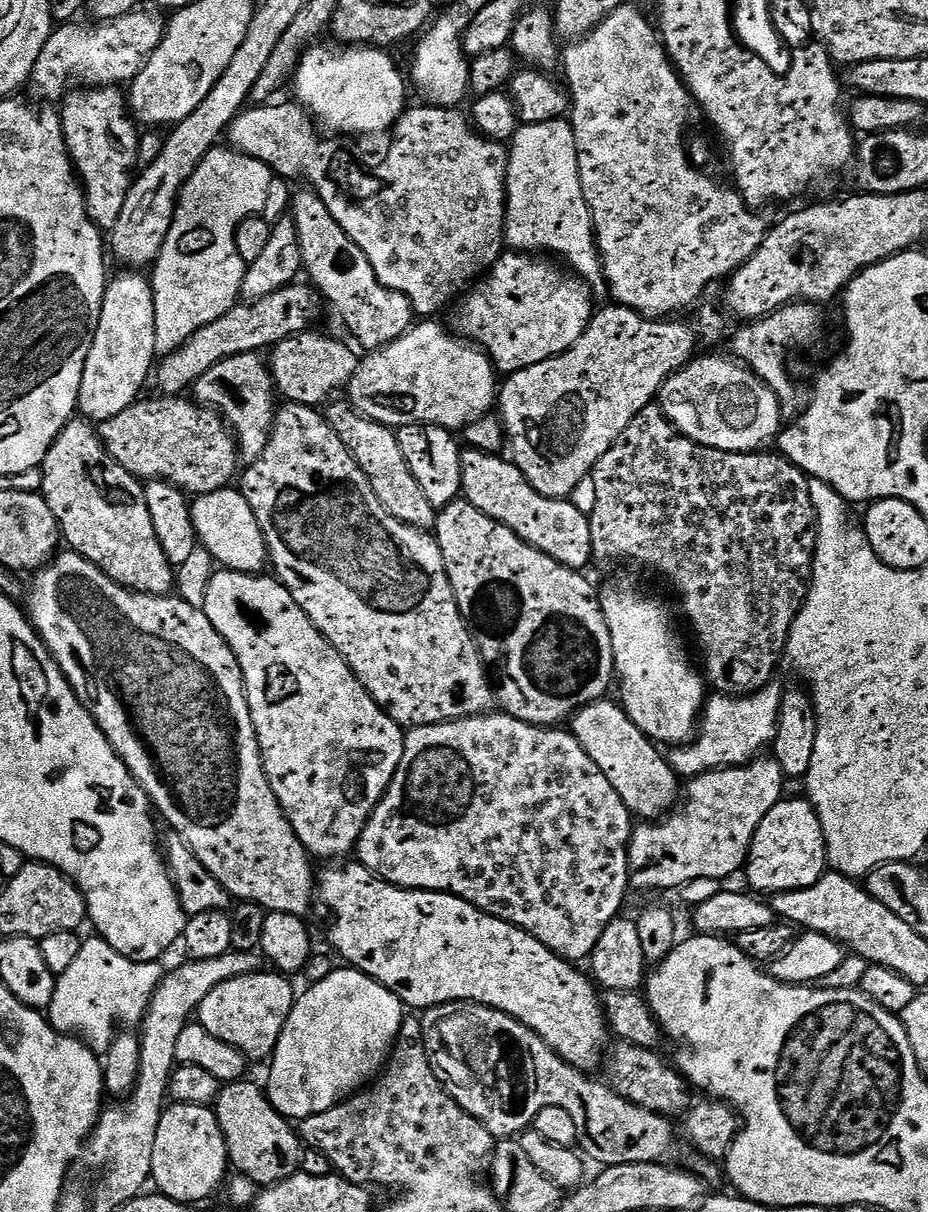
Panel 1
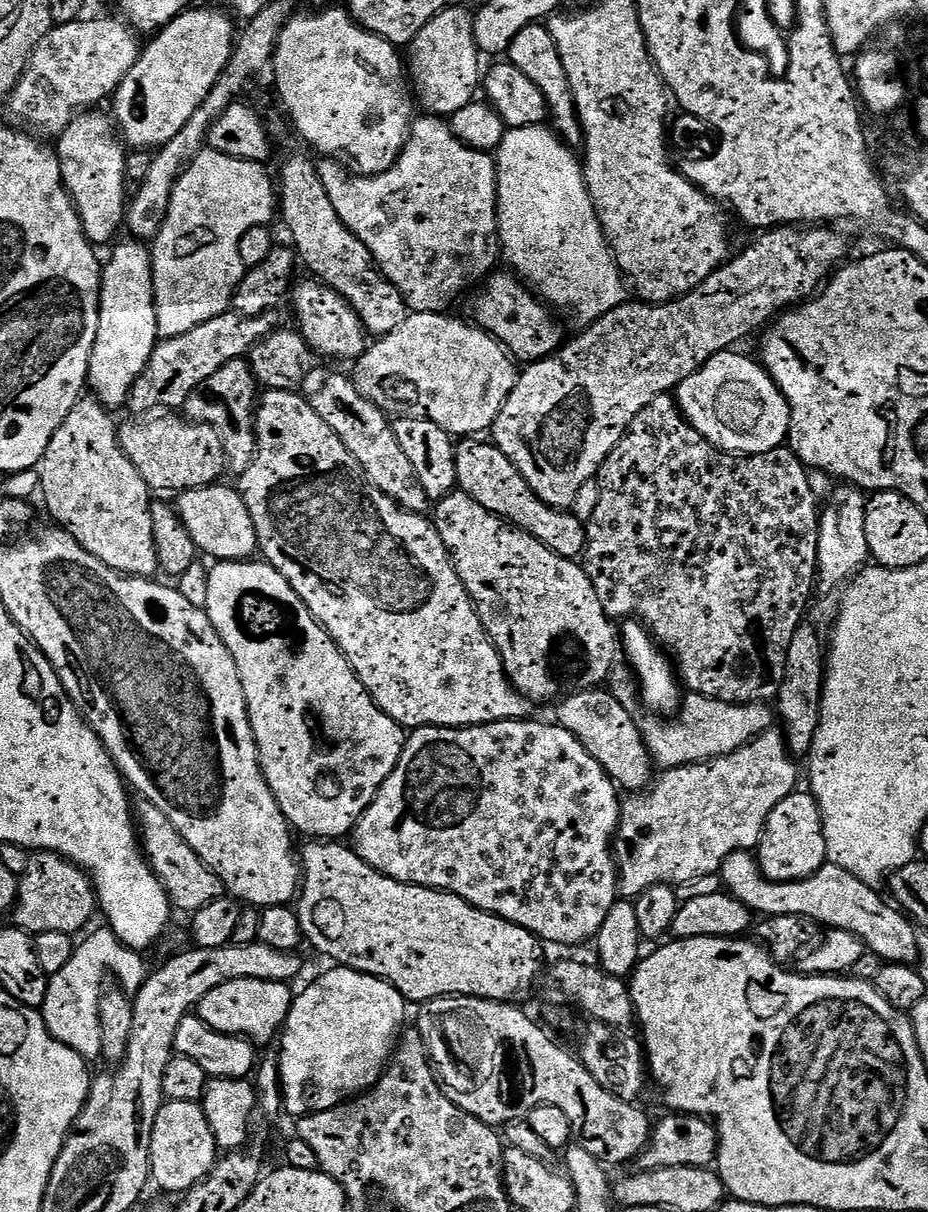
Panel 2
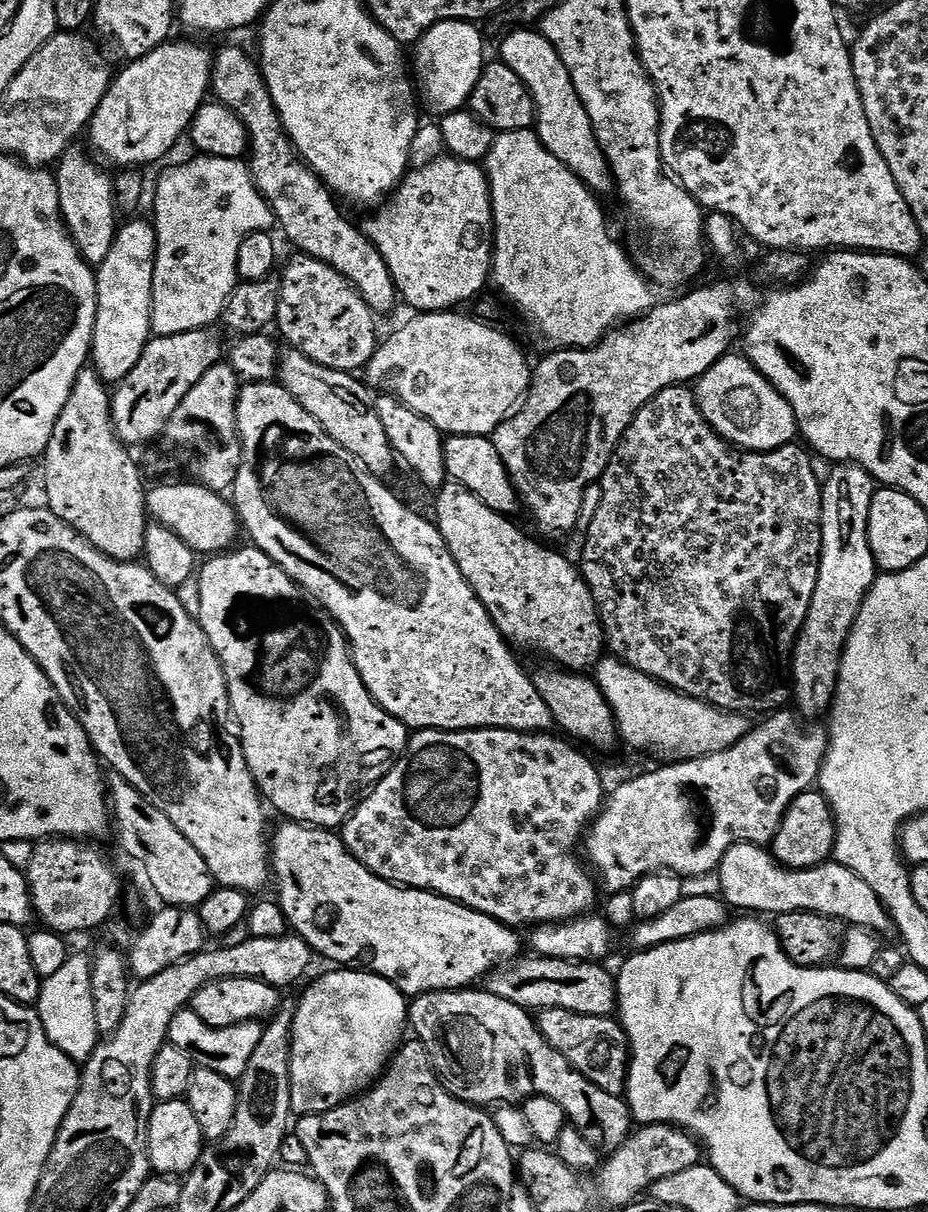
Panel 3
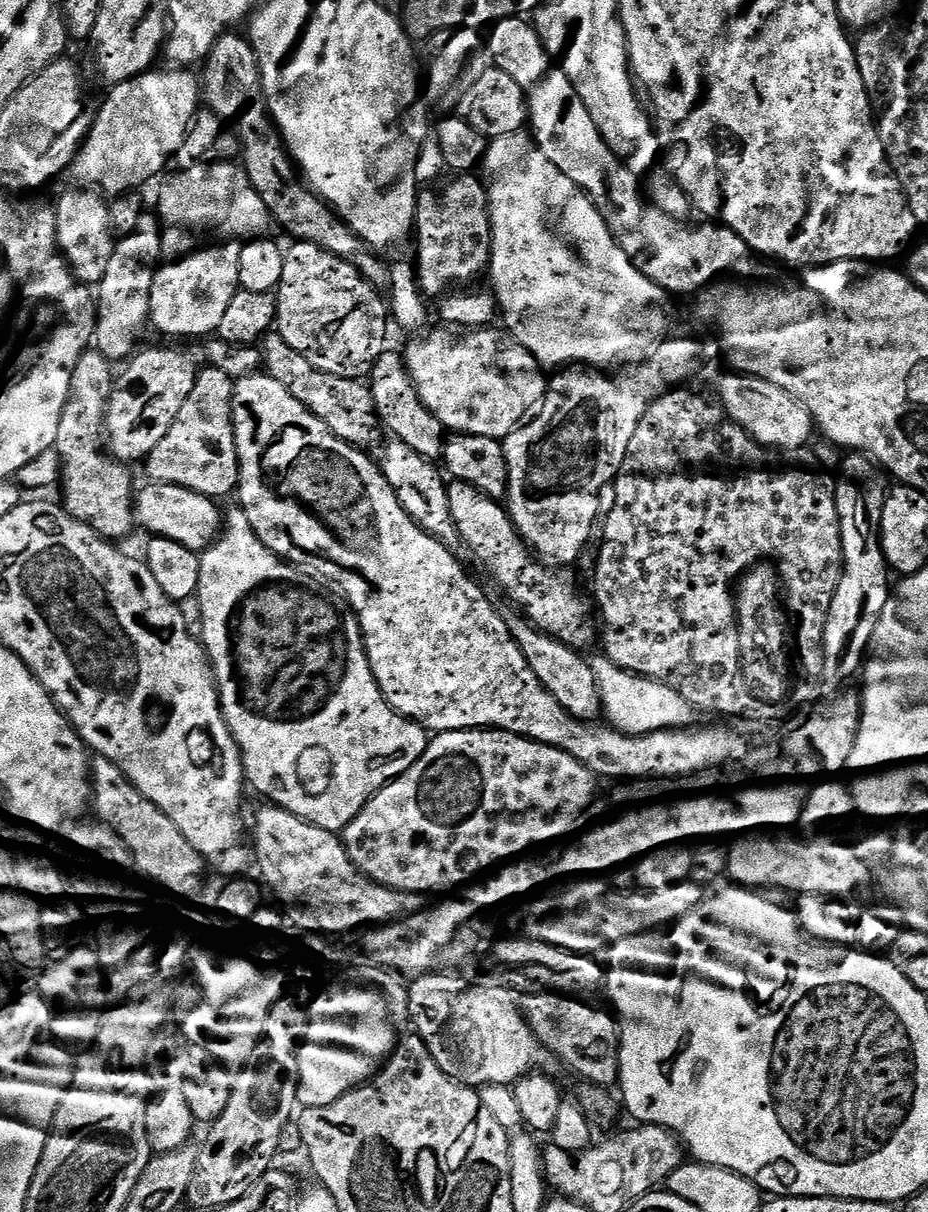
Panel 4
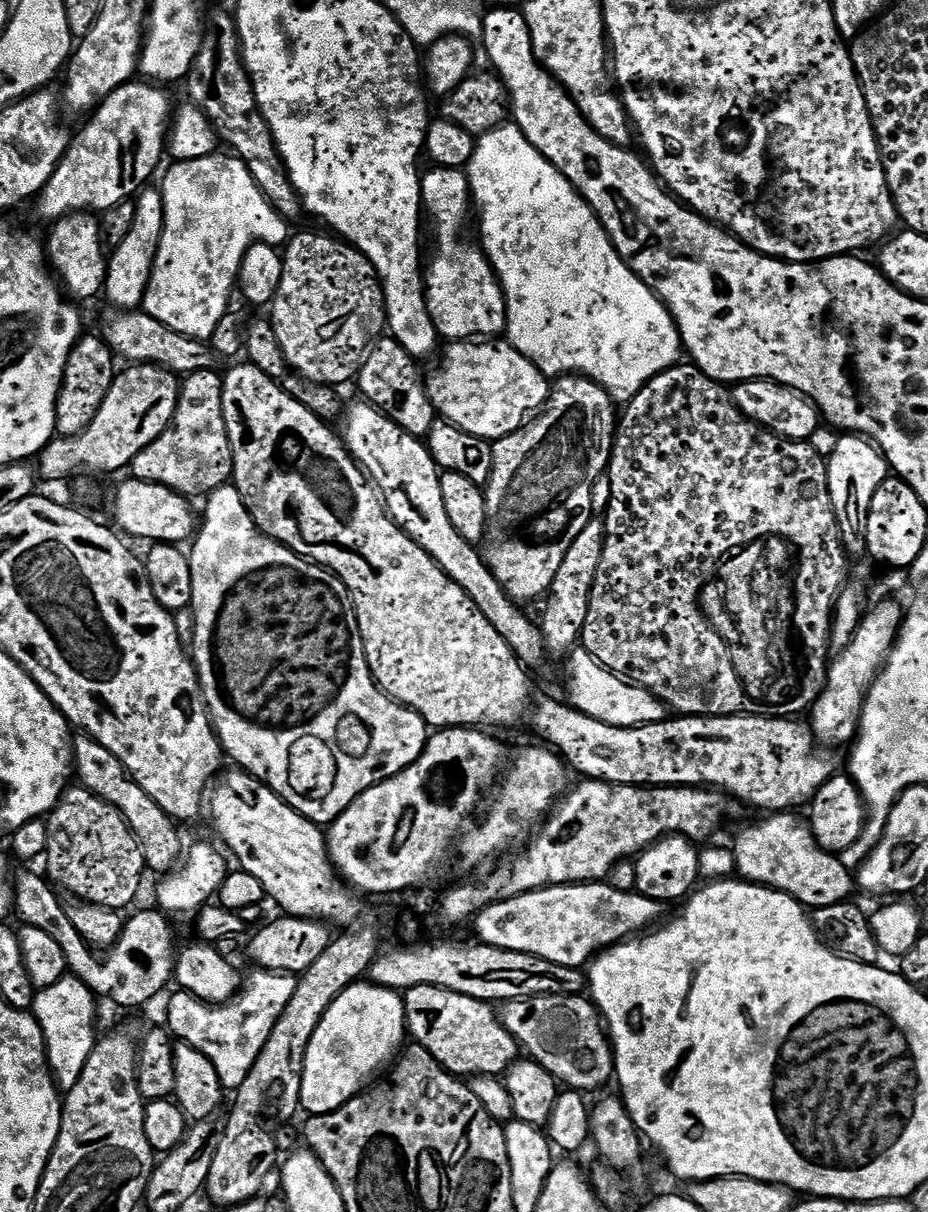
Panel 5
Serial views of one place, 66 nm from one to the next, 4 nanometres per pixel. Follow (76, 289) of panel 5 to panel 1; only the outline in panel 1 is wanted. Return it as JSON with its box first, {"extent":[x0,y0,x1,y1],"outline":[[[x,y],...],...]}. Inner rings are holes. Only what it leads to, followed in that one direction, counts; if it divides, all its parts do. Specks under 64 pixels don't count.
{"extent":[59,86,141,230],"outline":[[[84,86],[79,89],[81,92],[75,92],[75,90],[69,91],[65,95],[62,101],[62,107],[59,109],[60,113],[60,125],[64,127],[64,141],[68,147],[68,156],[72,160],[72,167],[78,177],[79,183],[82,185],[82,191],[84,194],[84,204],[88,208],[88,216],[94,221],[97,228],[101,230],[110,230],[118,222],[118,214],[122,214],[122,206],[126,202],[126,194],[128,193],[129,188],[132,186],[134,179],[134,171],[137,167],[136,155],[138,154],[138,146],[140,145],[141,133],[136,132],[138,129],[137,121],[134,119],[129,106],[128,106],[128,97],[125,93],[121,91],[119,87],[116,86]]]}

